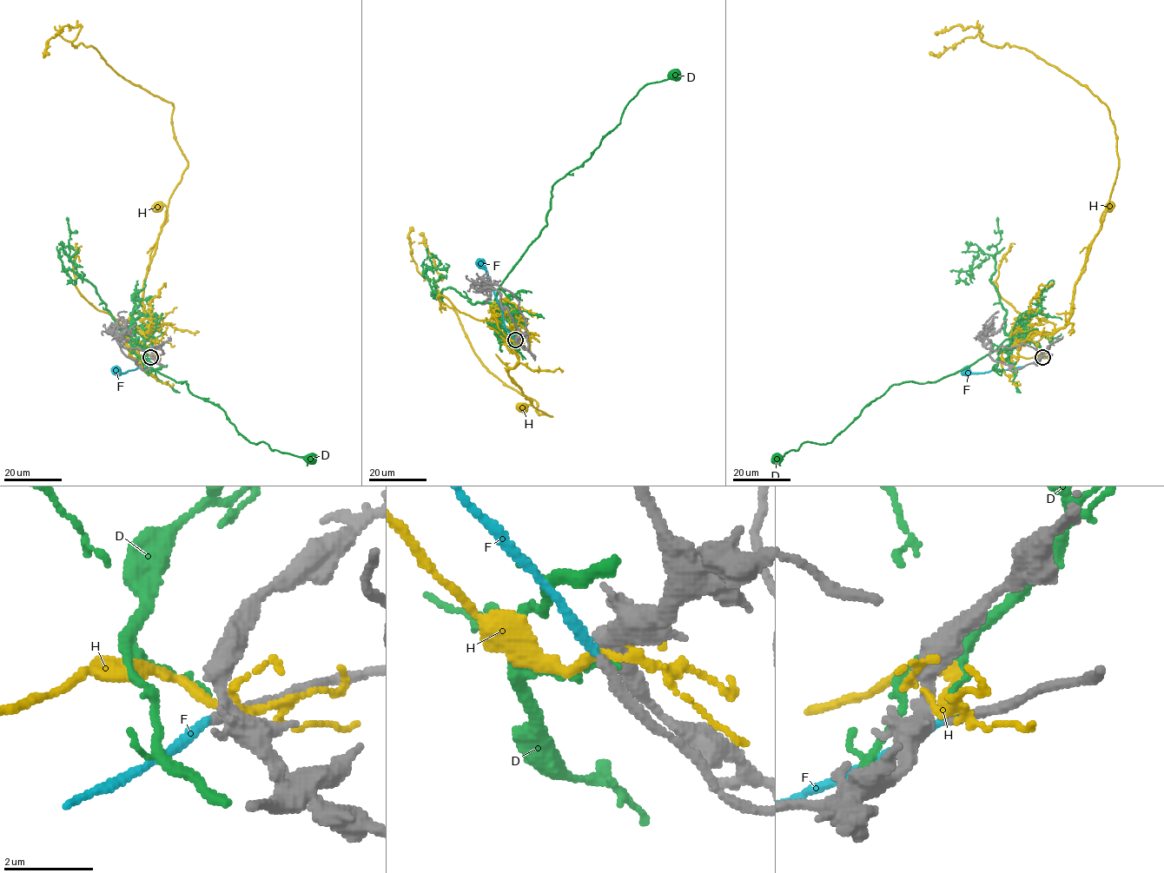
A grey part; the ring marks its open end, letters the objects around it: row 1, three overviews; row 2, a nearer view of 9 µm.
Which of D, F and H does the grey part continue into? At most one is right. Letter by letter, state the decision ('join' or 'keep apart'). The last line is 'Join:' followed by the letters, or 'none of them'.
D: keep apart
F: join
H: keep apart
Join: F

